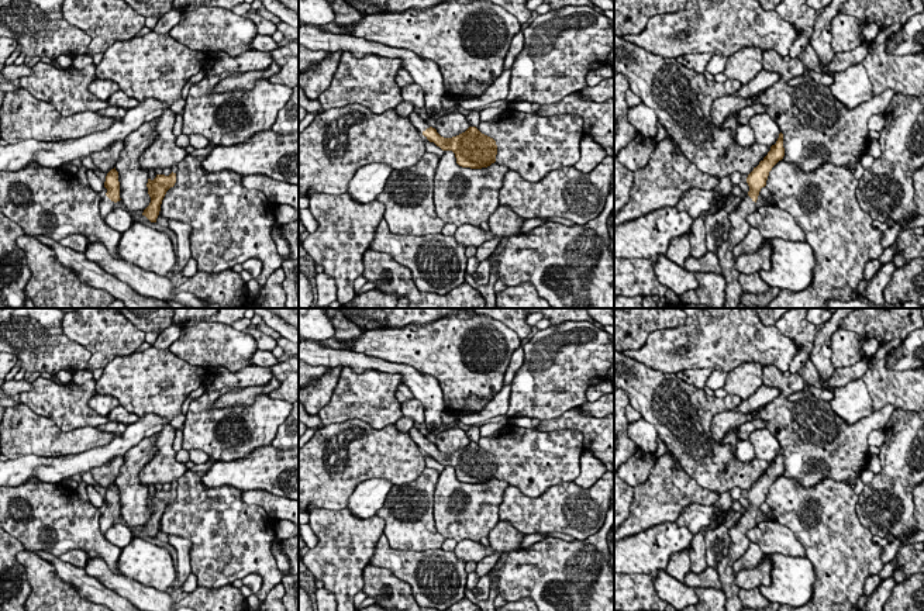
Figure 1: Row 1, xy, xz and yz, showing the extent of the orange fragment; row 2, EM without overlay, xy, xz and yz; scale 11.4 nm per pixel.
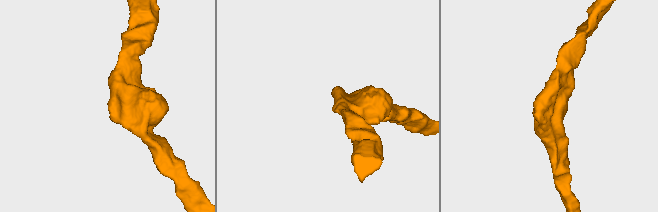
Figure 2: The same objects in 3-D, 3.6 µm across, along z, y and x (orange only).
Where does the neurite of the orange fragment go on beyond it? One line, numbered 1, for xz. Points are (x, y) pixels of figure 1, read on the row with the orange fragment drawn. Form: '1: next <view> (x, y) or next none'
1: next xz (420, 124)

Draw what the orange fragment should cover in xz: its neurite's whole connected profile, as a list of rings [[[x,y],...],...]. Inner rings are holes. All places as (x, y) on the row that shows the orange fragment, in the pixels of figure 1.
[[[413,111],[408,115],[408,120],[430,142],[434,142],[442,151],[452,151],[456,163],[462,168],[482,169],[496,162],[496,141],[482,134],[476,127],[469,127],[465,132],[456,137],[444,138],[417,113]]]

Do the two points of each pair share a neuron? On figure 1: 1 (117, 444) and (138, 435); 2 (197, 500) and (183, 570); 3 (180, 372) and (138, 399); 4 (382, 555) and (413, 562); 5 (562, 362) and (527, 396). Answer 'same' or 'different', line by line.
1: same
2: different
3: same
4: same
5: same

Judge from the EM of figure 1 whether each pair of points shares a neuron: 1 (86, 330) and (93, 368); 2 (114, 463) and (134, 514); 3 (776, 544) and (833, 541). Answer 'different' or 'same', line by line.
1: same
2: different
3: different

